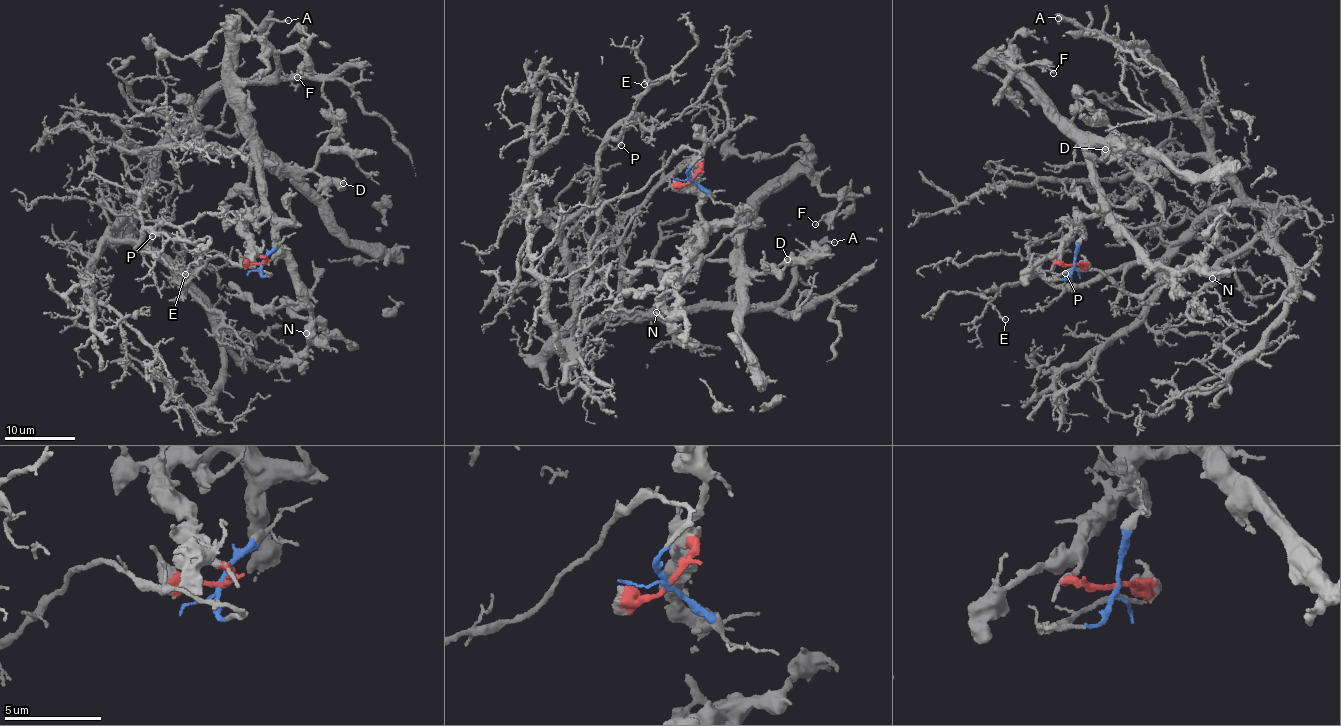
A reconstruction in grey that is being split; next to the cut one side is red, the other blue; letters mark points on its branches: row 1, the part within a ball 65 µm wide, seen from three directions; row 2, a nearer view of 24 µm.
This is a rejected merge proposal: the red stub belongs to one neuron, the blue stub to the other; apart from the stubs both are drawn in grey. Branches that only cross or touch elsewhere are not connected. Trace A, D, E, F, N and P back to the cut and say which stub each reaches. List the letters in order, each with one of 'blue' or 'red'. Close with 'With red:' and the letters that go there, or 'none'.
A: blue
D: red
E: blue
F: red
N: red
P: blue
With red: D, F, N

